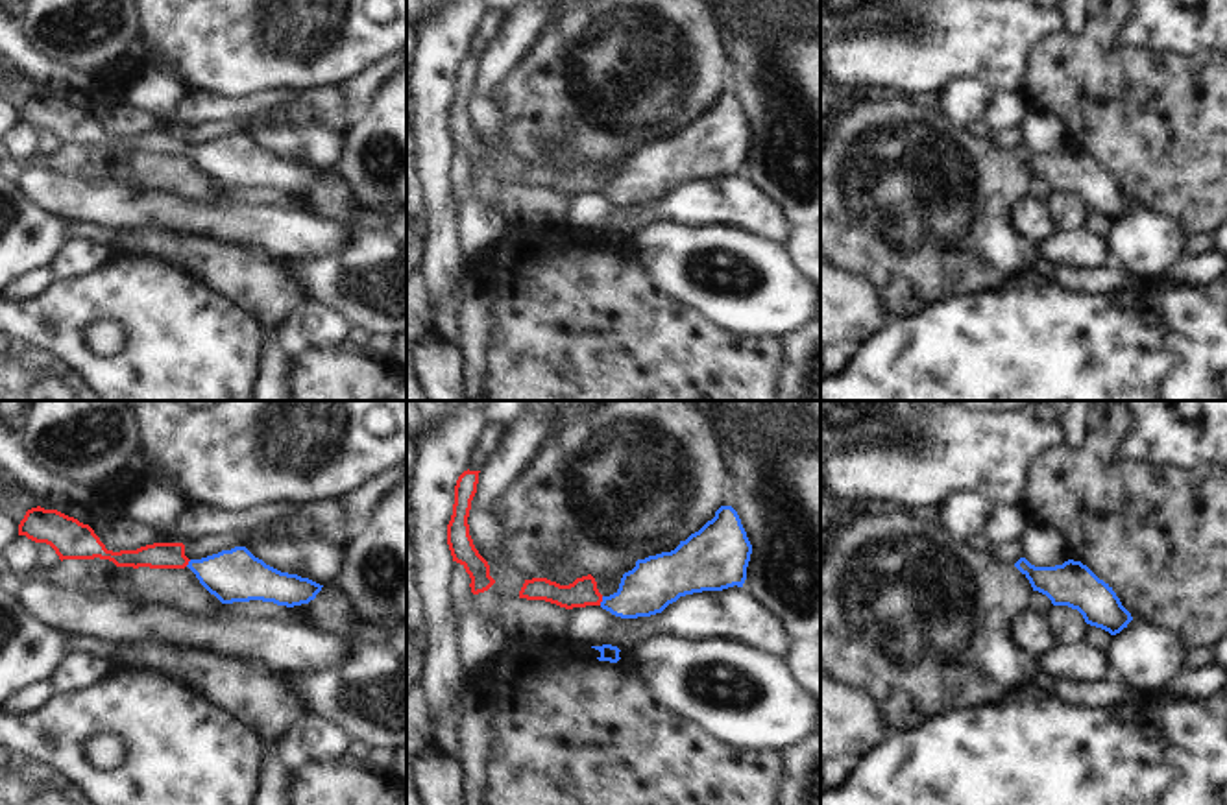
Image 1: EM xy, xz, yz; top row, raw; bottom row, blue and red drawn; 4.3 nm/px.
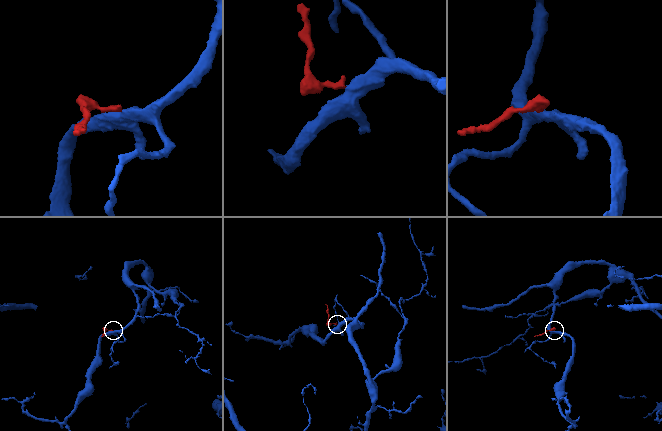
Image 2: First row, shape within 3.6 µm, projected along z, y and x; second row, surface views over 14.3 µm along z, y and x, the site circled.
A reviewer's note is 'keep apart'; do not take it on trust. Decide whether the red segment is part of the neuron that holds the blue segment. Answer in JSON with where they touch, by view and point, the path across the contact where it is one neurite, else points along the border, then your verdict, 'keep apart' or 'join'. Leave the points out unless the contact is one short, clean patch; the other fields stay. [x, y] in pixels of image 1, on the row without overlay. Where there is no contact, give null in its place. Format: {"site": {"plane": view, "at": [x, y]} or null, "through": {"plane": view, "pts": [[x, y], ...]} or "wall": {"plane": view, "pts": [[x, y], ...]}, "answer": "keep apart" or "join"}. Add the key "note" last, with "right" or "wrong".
{"site": {"plane": "xz", "at": [603, 187]}, "through": {"plane": "xz", "pts": [[655, 168], [631, 187], [603, 187], [583, 178]]}, "answer": "join", "note": "wrong"}

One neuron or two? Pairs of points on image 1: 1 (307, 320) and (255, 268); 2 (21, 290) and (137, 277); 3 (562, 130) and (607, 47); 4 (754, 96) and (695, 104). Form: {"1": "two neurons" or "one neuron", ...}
{"1": "two neurons", "2": "two neurons", "3": "one neuron", "4": "two neurons"}

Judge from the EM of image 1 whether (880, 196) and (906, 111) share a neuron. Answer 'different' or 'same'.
same

